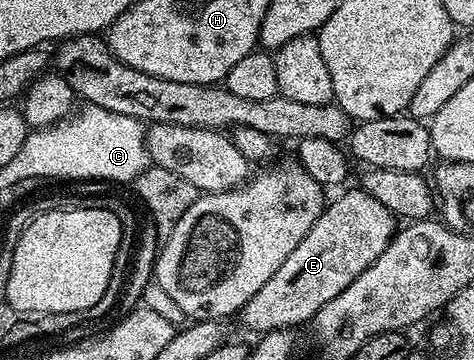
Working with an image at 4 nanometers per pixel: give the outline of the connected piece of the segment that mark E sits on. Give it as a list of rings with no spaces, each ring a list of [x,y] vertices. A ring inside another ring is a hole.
[[[355,187],[349,193],[342,194],[333,205],[331,202],[325,208],[322,216],[314,223],[314,227],[310,227],[306,239],[302,239],[302,243],[298,243],[298,247],[290,251],[282,267],[279,267],[278,271],[263,284],[262,289],[246,302],[238,313],[239,319],[244,320],[245,327],[253,329],[256,335],[268,334],[276,330],[291,330],[294,325],[300,325],[303,321],[304,324],[311,322],[320,308],[326,306],[326,303],[336,295],[341,295],[342,291],[345,291],[346,287],[362,274],[362,271],[366,271],[386,251],[397,230],[396,214],[391,213],[382,203],[378,203],[378,199],[374,199],[365,189]]]

